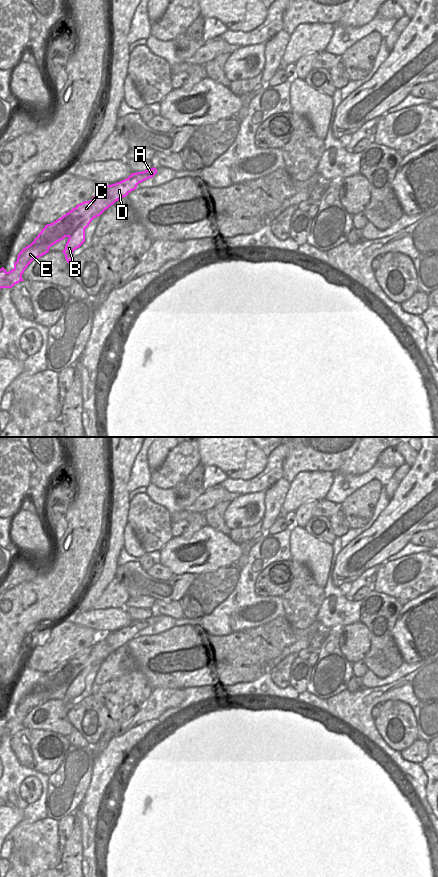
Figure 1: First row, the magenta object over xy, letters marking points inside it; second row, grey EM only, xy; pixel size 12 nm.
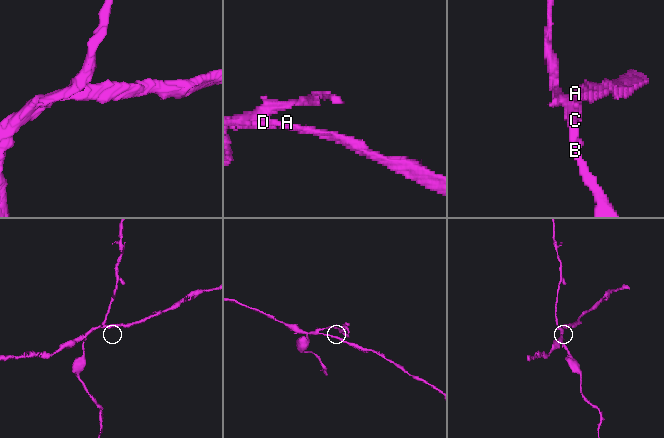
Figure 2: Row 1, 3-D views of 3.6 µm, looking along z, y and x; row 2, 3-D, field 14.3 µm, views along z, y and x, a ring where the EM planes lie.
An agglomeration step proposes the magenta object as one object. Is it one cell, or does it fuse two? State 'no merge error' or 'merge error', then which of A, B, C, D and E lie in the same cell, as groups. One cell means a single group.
merge error | A C D E / B

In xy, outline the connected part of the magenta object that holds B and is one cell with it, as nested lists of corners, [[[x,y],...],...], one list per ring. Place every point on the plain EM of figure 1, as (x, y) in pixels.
[[[97,660],[96,664],[91,664],[87,666],[69,685],[65,697],[62,699],[65,703],[65,707],[67,711],[72,709],[73,705],[73,699],[79,696],[84,690],[85,690],[85,677],[89,674],[91,669],[101,663],[101,660]]]

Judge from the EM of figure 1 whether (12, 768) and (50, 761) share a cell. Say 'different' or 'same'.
different

